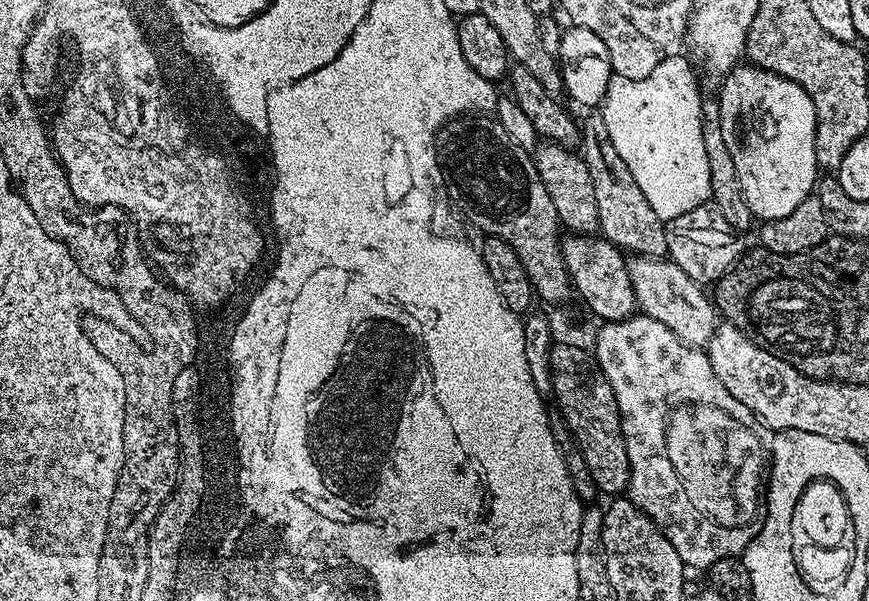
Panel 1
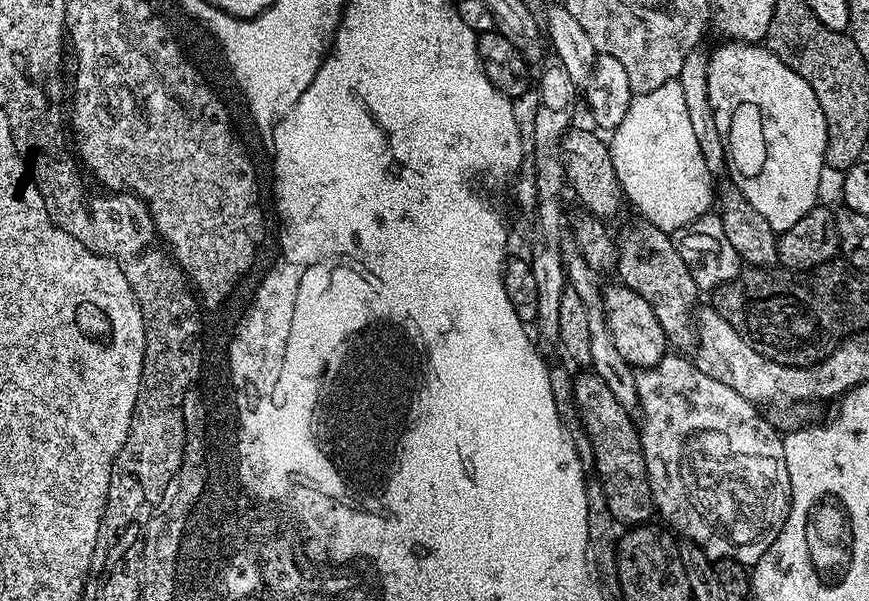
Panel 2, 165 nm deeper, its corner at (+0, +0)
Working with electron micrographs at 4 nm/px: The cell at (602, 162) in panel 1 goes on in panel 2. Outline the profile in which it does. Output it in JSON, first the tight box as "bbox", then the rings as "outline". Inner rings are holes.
{"bbox":[618,227,698,341],"outline":[[[649,227],[637,244],[628,244],[618,256],[618,273],[624,279],[623,287],[641,295],[650,304],[669,341],[692,340],[694,336],[694,309],[698,289],[686,262],[678,254],[673,237],[660,229]]]}

